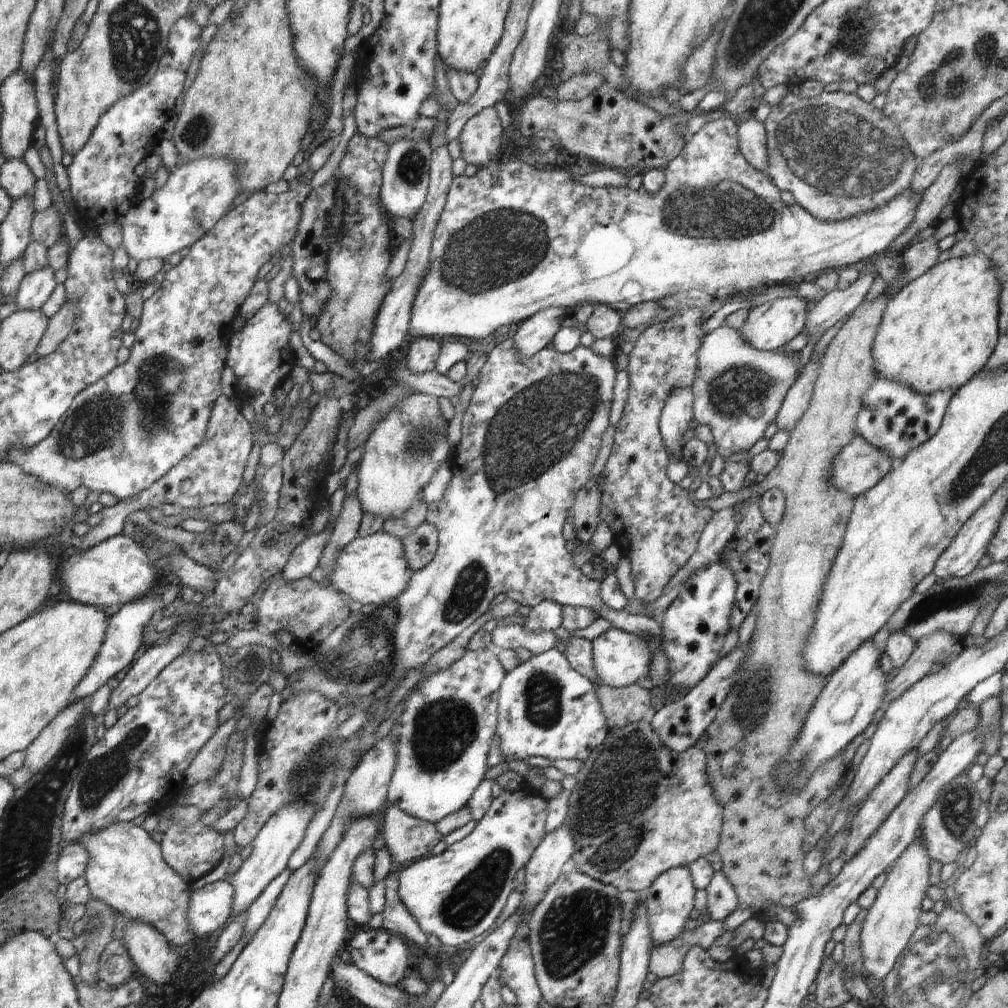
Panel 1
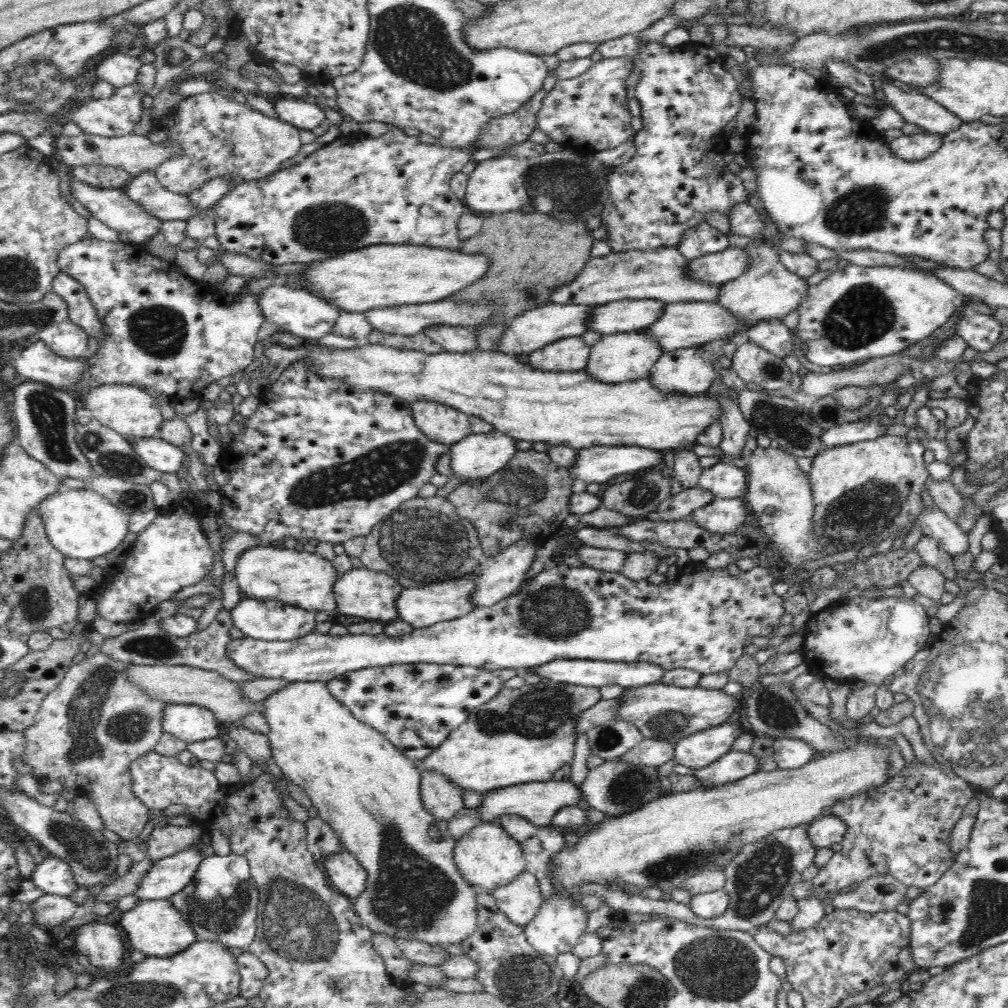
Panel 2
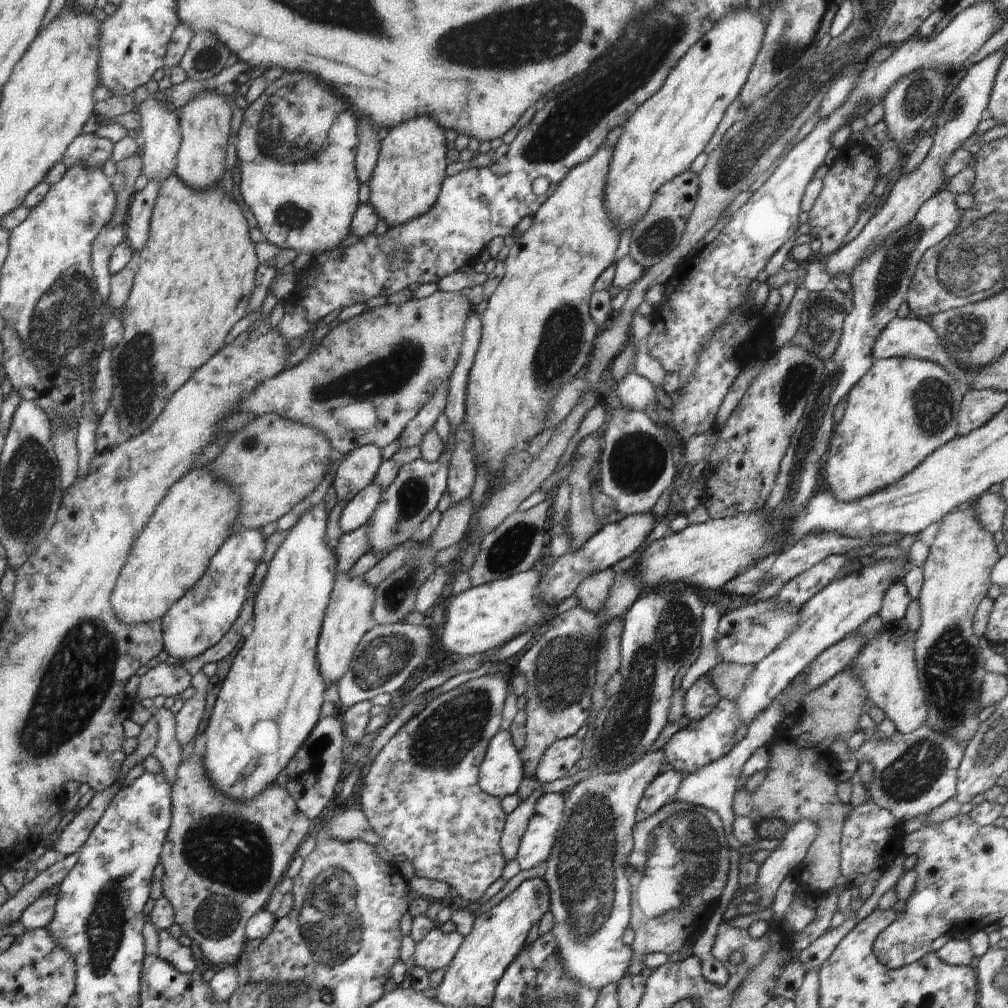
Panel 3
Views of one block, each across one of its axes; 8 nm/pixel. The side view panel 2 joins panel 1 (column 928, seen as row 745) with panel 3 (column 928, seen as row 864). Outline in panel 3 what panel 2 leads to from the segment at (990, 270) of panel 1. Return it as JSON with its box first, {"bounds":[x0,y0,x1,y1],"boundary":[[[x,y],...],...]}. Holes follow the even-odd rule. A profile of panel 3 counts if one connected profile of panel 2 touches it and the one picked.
{"bounds":[821,357,967,503],"boundary":[[[896,357],[876,359],[872,368],[847,394],[843,417],[835,425],[828,445],[828,460],[821,482],[828,483],[828,488],[837,501],[851,503],[900,480],[937,448],[958,435],[959,410],[967,391],[966,385],[939,364]]]}

